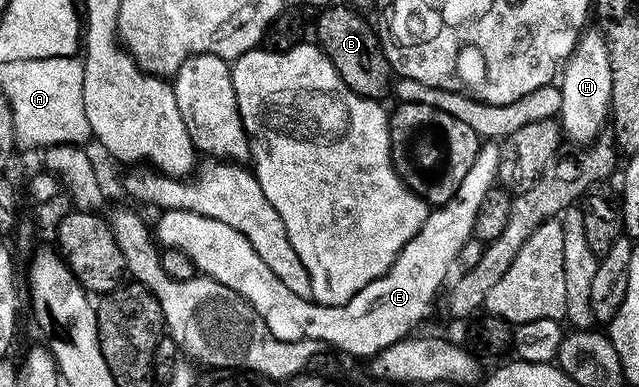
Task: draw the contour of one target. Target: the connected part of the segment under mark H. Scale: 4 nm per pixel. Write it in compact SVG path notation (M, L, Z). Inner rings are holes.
M587 28L581 32L572 54L565 60L559 84L562 93L562 109L559 120L563 134L580 145L595 142L604 123L610 117L613 95L613 70L610 69L609 47L599 28Z

